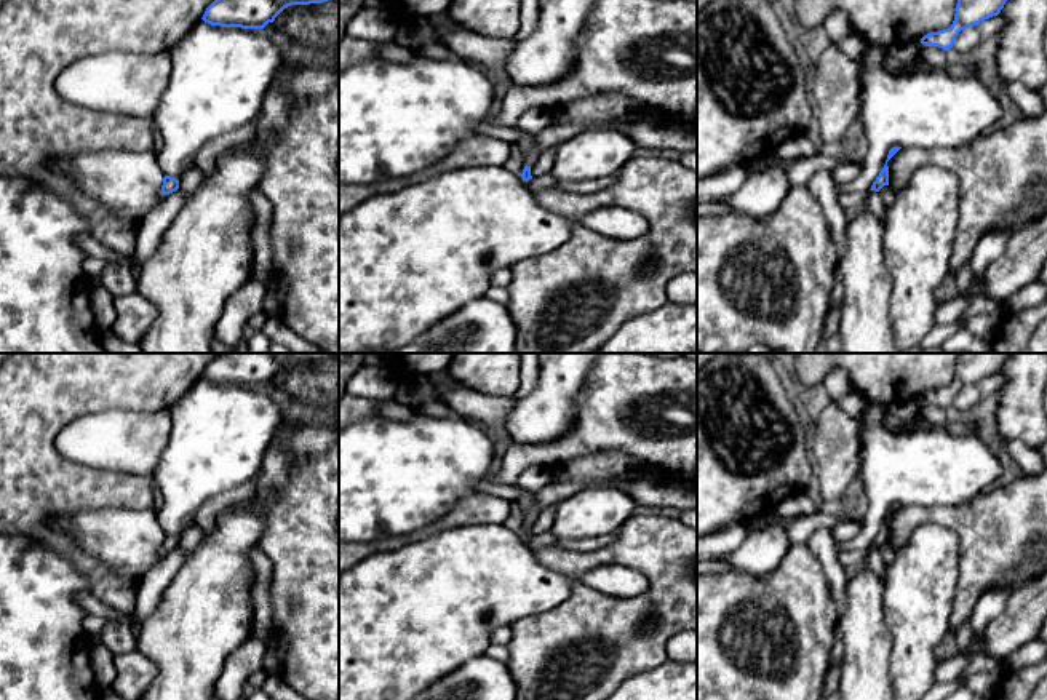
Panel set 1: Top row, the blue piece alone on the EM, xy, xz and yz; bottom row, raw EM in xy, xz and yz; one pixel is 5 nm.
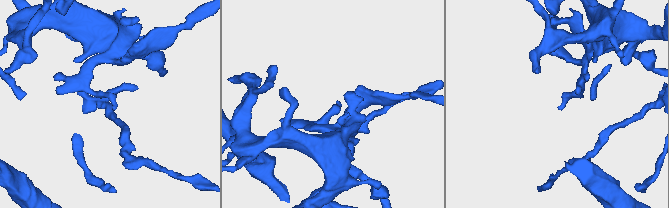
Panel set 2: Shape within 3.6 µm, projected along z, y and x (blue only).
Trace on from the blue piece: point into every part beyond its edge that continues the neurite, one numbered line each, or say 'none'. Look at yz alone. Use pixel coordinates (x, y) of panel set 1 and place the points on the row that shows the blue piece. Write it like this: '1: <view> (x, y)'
none

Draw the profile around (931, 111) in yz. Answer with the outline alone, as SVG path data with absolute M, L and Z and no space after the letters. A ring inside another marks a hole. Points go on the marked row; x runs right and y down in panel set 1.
M862 43L857 56L862 61L858 120L870 145L862 174L849 184L838 184L838 193L868 192L882 171L892 147L921 150L961 147L997 128L1002 105L977 77L951 77L940 70L894 74L884 66L887 51L870 43Z

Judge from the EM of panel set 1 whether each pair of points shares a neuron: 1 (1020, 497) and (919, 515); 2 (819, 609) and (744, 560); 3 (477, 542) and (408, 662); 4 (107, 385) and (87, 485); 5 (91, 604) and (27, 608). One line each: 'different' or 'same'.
1: same
2: different
3: same
4: same
5: different

